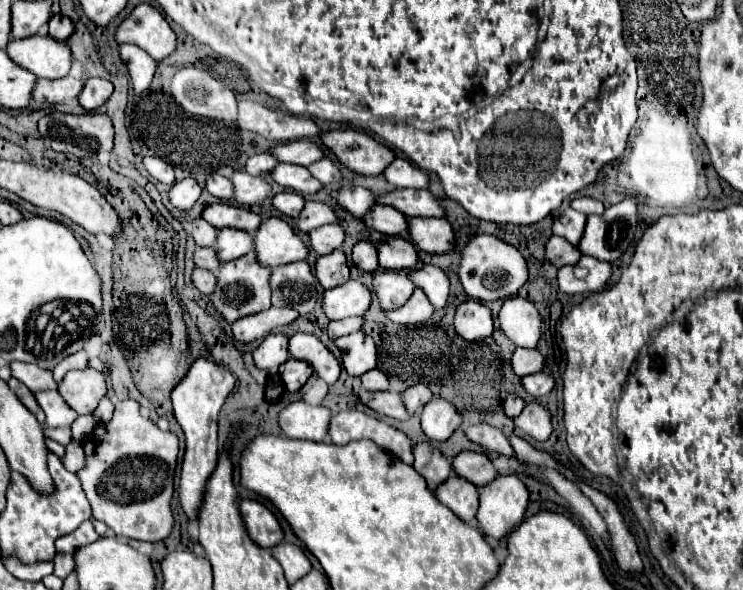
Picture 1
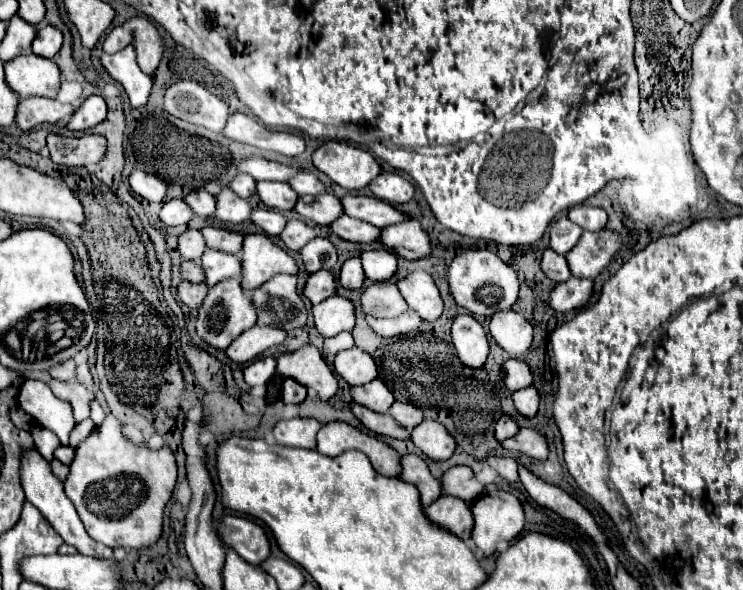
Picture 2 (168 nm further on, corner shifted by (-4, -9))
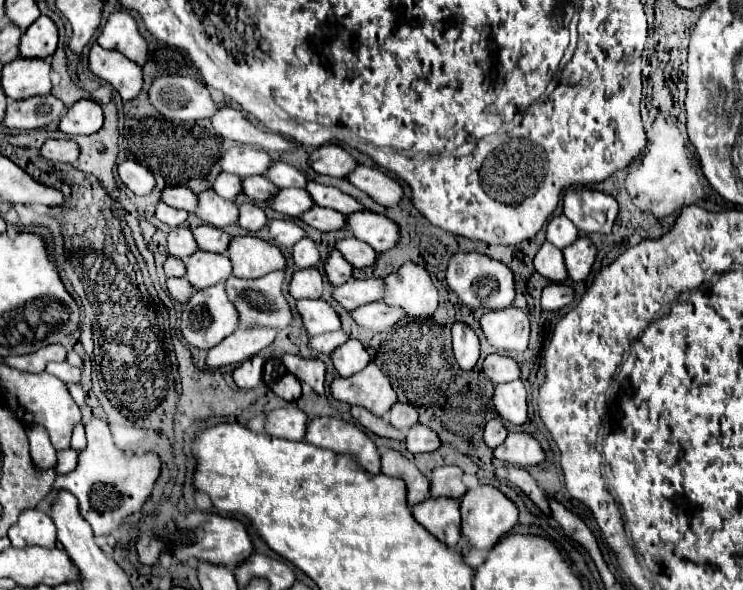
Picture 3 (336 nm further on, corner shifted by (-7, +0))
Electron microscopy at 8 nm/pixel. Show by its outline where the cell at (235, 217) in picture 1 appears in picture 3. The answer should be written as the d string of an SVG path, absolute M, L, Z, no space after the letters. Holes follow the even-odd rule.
M199 225L193 229L193 237L197 241L197 247L207 253L225 253L229 247L229 235L217 227L211 225Z

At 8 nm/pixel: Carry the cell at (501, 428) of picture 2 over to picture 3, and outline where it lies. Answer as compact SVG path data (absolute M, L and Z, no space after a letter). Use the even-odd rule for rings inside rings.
M497 417L497 419L487 421L487 425L485 425L483 441L485 441L485 445L487 445L489 449L495 449L497 445L501 445L501 443L505 441L505 437L507 437L507 429L505 429L505 425L499 423L499 421L501 421L501 419Z

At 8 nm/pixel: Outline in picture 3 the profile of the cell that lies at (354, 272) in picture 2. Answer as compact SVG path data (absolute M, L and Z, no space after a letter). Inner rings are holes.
M331 251L329 257L325 259L325 275L329 279L331 285L343 285L345 281L351 279L353 267L343 259L343 255L339 251Z

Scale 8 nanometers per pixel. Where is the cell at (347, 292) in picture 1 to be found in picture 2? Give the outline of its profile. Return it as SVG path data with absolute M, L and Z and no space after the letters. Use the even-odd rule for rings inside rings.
M330 296L328 300L316 304L312 308L314 326L324 338L336 336L338 332L352 330L356 324L354 302L344 296Z

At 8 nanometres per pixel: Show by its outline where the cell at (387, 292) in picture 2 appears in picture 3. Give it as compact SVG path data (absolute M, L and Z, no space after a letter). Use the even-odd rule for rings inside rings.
M349 279L347 283L333 287L333 299L347 311L355 307L381 301L383 295L383 281L381 279Z

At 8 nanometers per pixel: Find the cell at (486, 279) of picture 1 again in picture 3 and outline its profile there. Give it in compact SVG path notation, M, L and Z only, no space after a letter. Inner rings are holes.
M457 253L451 257L447 267L447 283L459 295L461 303L467 307L483 309L503 309L509 307L515 299L515 281L507 265L479 253Z

